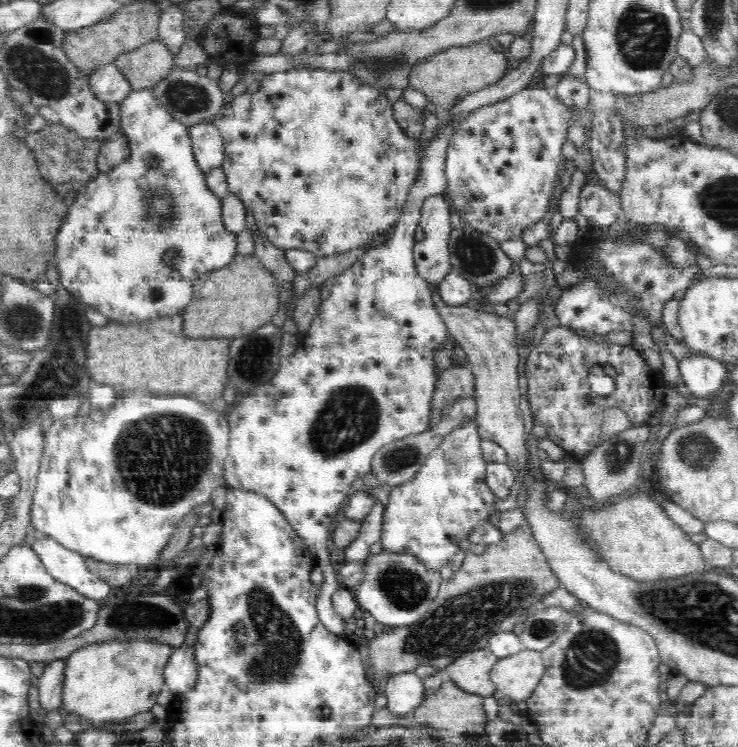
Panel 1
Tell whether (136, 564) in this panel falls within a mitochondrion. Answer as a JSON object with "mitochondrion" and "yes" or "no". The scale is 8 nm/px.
{"mitochondrion":"no"}

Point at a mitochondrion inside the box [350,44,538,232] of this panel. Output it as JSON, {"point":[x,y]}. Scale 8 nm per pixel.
{"point":[393,66]}

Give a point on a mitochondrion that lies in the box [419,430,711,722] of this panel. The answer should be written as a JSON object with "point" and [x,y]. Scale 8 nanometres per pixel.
{"point":[591,656]}

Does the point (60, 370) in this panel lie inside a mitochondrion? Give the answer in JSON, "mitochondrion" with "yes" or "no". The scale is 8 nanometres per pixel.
{"mitochondrion":"yes"}

